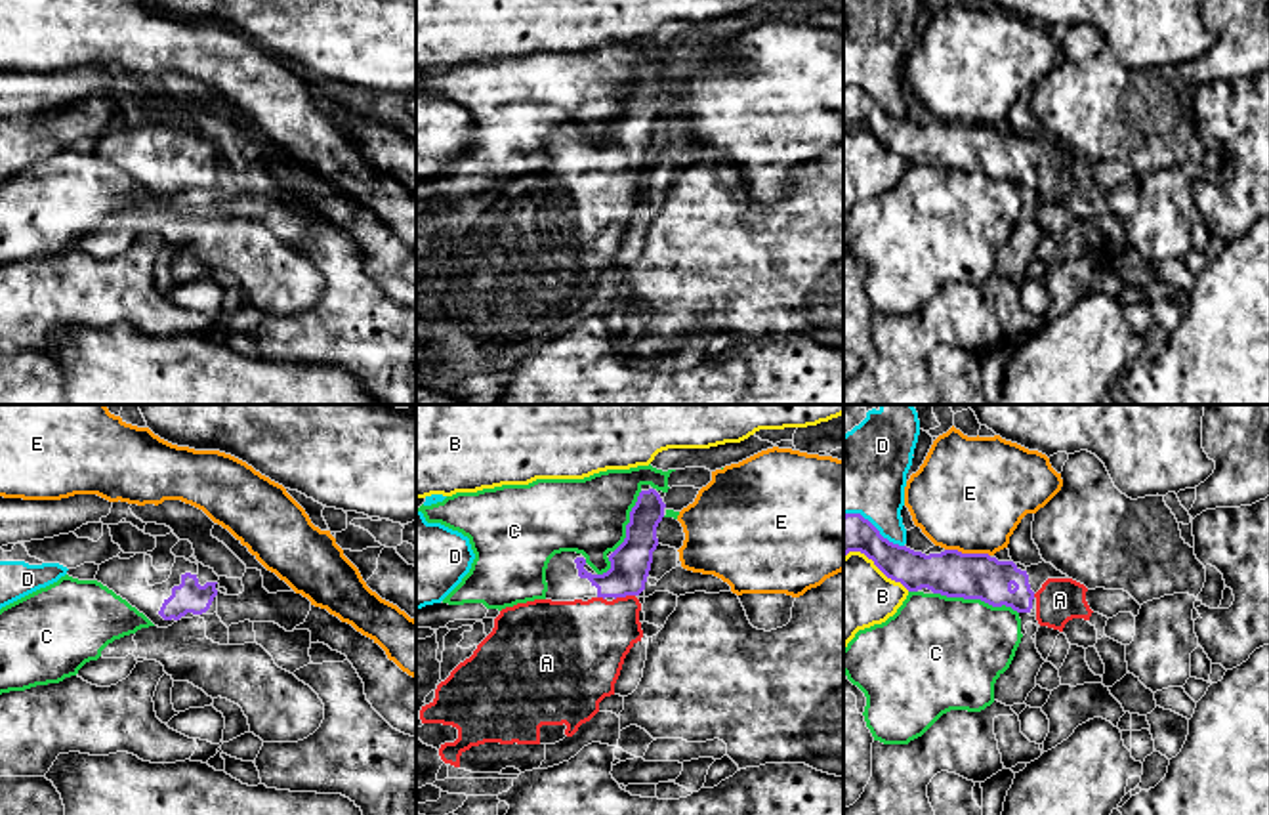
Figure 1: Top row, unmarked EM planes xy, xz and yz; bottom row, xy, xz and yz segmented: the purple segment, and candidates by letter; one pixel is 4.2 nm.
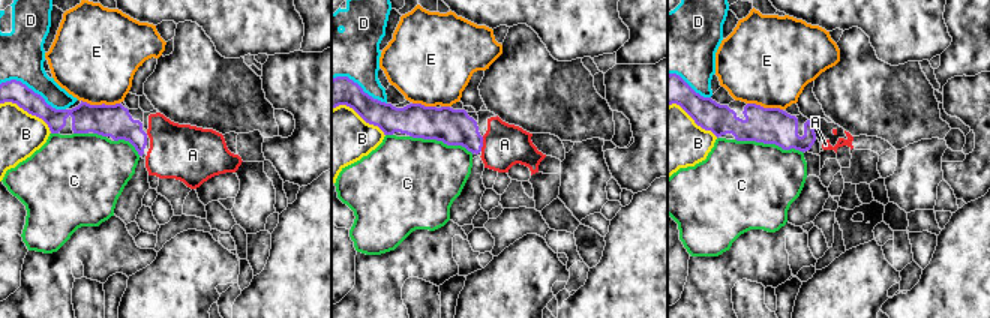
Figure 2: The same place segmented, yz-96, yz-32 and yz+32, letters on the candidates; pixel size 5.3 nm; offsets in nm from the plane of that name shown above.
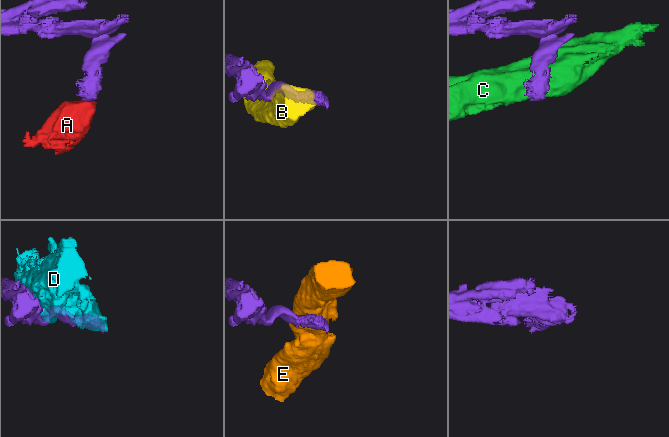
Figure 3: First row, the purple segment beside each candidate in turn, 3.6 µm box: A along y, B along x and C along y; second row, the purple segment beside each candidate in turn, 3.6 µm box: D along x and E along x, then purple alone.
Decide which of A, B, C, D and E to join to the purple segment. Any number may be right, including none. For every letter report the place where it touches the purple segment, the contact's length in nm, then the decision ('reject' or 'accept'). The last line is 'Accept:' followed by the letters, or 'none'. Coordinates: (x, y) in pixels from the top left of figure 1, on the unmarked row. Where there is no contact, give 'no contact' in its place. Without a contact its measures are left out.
A: xz (624, 168) | 90 nm | accept
B: yz (876, 138) | 320 nm | reject
C: yz (976, 170) | 380 nm | reject
D: yz (874, 100) | 300 nm | reject
E: yz (968, 126) | 190 nm | reject
Accept: A

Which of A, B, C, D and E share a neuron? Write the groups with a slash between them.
A / B / C / D / E

